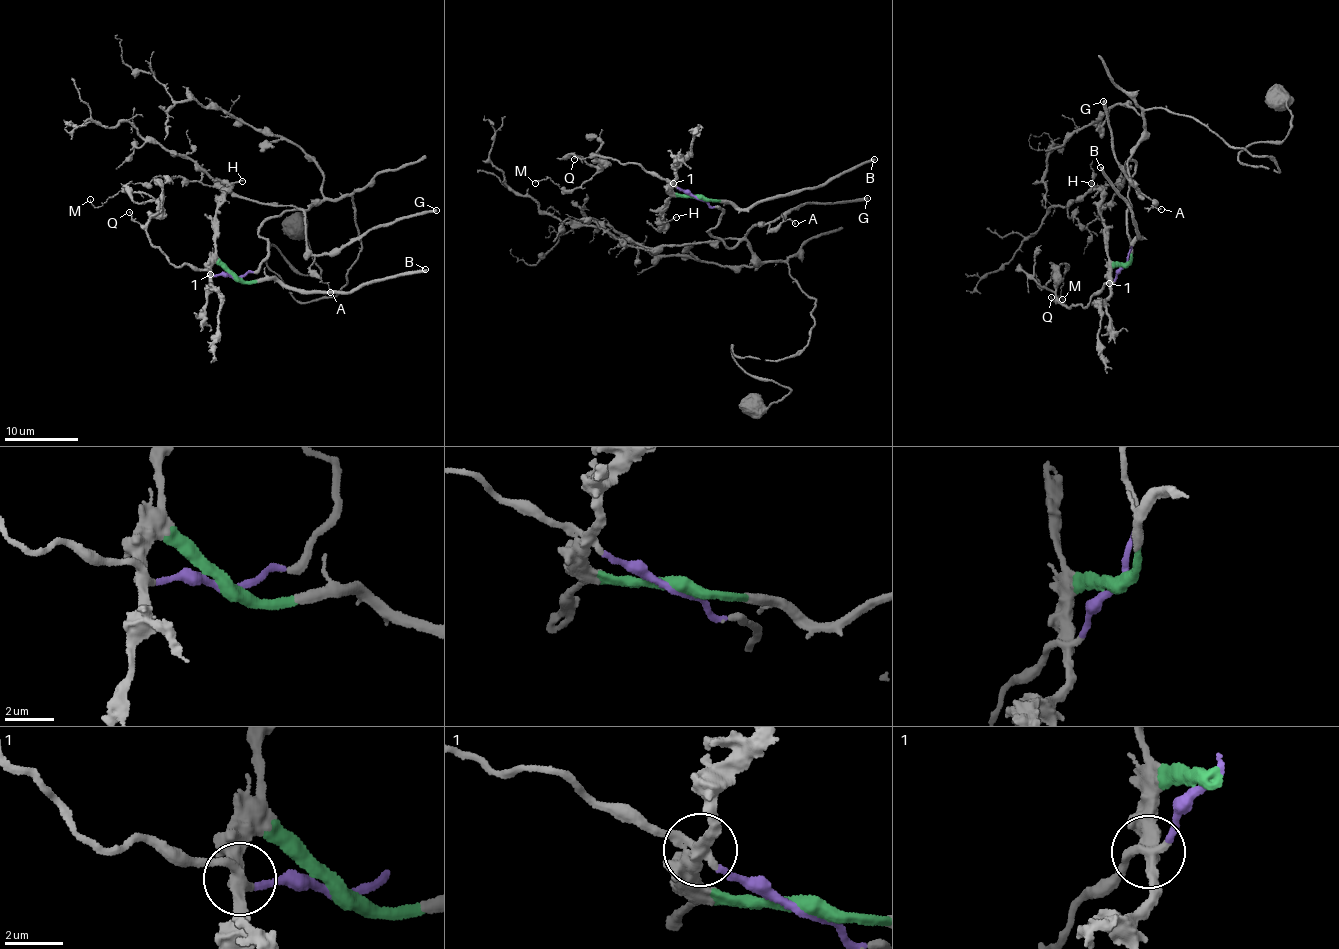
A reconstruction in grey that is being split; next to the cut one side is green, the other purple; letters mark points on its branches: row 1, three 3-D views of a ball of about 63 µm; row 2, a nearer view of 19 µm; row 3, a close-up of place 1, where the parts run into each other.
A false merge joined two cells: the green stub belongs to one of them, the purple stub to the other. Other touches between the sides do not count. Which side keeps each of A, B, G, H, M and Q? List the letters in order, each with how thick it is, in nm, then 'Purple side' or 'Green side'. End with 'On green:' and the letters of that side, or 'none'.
A: Thickness 110 nm. Purple side
B: Thickness 300 nm. Green side
G: Thickness 320 nm. Purple side
H: Thickness 150 nm. Green side
M: Thickness 90 nm. Purple side
Q: Thickness 70 nm. Purple side
On green: B, H

